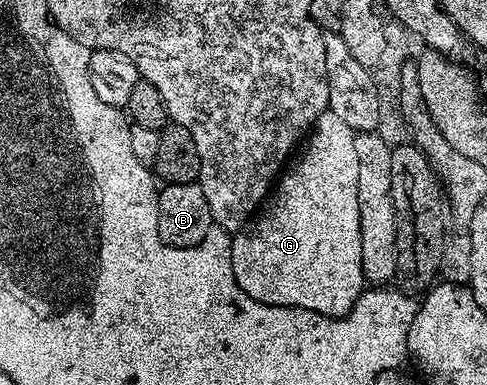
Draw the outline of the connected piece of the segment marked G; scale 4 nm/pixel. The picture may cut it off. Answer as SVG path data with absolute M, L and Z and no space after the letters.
M325 111L315 119L315 126L311 129L302 149L303 157L292 163L278 177L277 183L272 187L265 203L256 211L253 219L242 230L231 237L231 261L233 262L233 274L237 278L237 286L249 294L257 302L265 302L269 306L289 306L316 312L322 316L338 318L347 315L355 300L365 291L363 279L363 267L361 266L361 218L357 210L357 142L356 133L338 114Z

